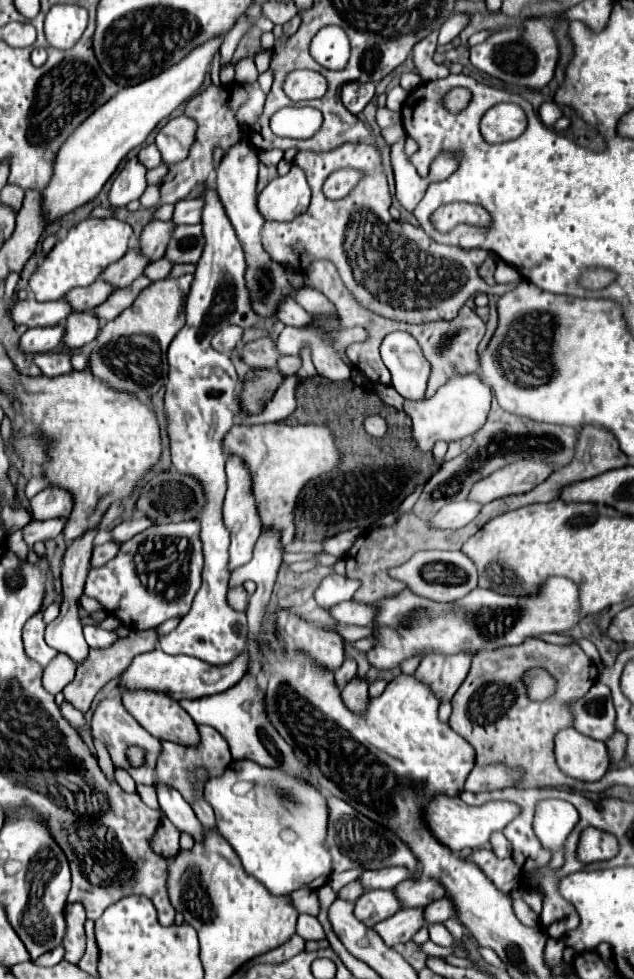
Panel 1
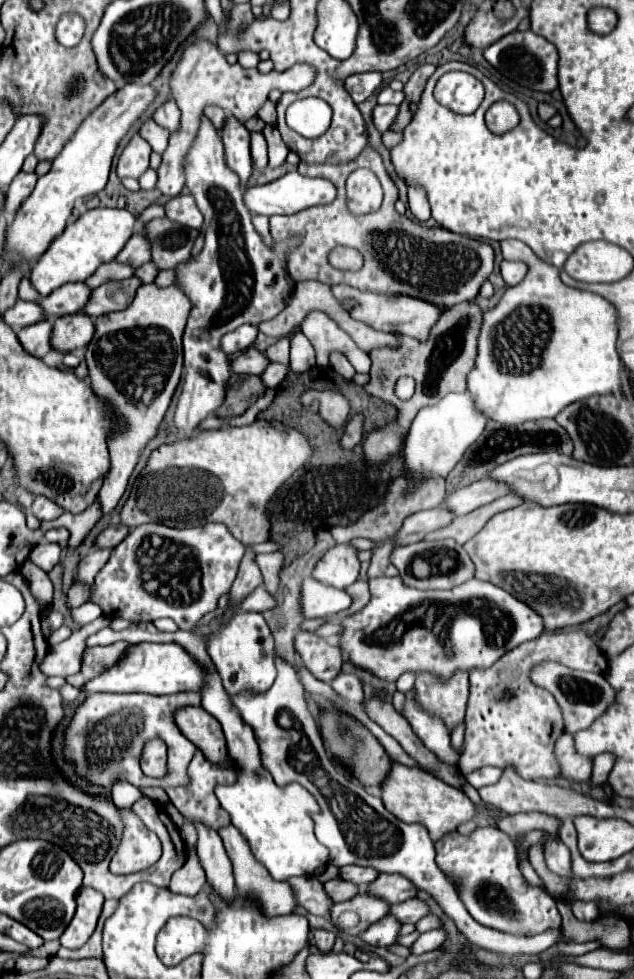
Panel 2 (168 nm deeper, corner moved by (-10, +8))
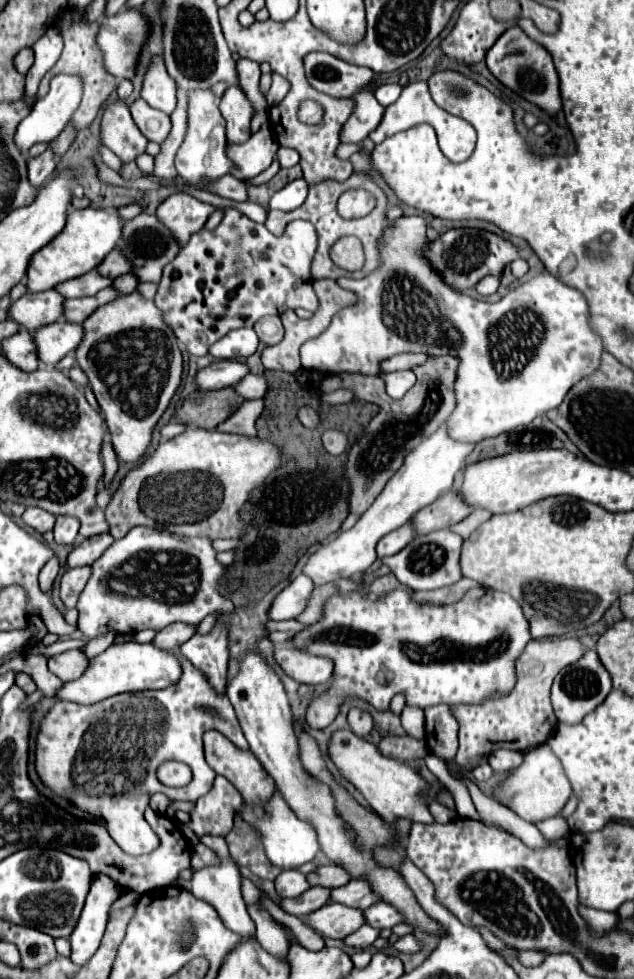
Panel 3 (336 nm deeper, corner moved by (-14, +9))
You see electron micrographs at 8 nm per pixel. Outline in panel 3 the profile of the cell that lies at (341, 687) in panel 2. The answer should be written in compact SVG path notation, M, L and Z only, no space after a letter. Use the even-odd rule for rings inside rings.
M354 707L354 709L350 709L350 713L348 713L348 727L350 727L350 731L356 733L358 737L366 737L366 735L372 731L374 725L372 725L372 717L370 717L366 711Z

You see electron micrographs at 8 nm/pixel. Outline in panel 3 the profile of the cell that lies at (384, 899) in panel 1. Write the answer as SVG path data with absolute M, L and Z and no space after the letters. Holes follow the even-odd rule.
M326 903L326 907L306 915L306 925L318 931L322 937L344 939L348 933L364 925L364 915L360 909L344 907L340 903Z

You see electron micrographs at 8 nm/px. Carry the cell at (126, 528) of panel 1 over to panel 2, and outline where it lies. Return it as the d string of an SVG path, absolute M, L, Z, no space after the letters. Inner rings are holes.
M114 524L114 526L108 526L98 538L96 538L96 546L98 548L114 548L118 546L126 536L128 536L130 528L124 526L124 524Z

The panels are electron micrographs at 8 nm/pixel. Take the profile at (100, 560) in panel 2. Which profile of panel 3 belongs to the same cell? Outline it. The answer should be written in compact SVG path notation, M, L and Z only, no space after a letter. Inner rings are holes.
M76 567L76 569L70 569L70 571L66 571L62 575L62 581L60 581L60 599L62 599L66 609L76 607L78 595L80 595L80 591L86 585L88 575L90 575L90 567Z

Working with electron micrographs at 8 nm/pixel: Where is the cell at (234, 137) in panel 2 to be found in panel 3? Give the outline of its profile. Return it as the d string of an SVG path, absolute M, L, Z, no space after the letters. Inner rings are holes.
M238 85L226 89L220 101L220 111L228 121L226 125L228 141L244 143L250 137L250 121L254 117L254 107Z

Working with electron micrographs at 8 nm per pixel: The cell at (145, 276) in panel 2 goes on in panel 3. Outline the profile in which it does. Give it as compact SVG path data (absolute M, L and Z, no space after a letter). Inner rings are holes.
M126 273L122 277L116 277L116 281L110 285L114 289L120 289L120 295L126 295L126 293L132 293L138 285L138 279L132 275L132 273Z

